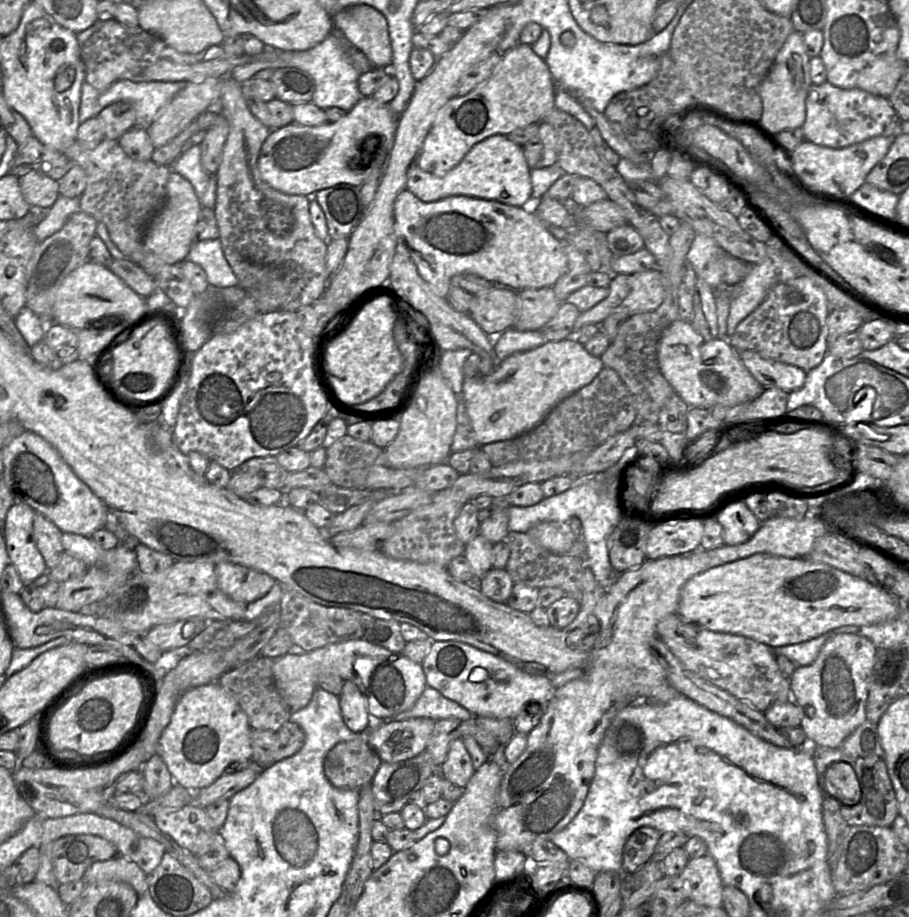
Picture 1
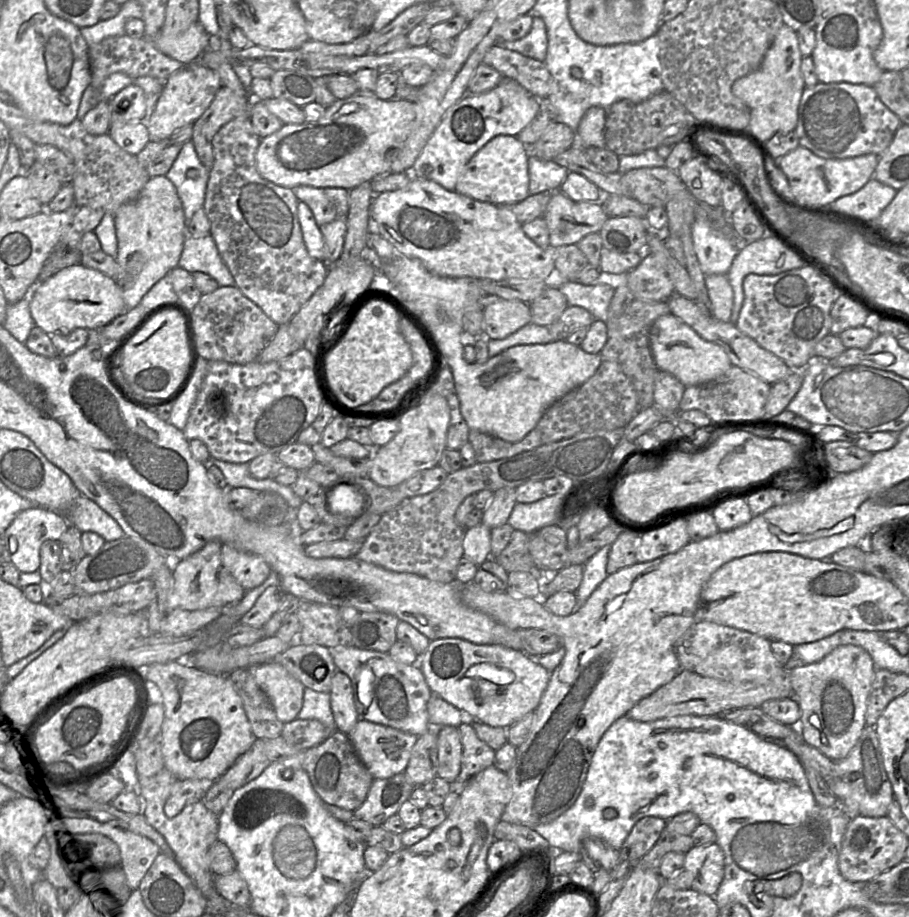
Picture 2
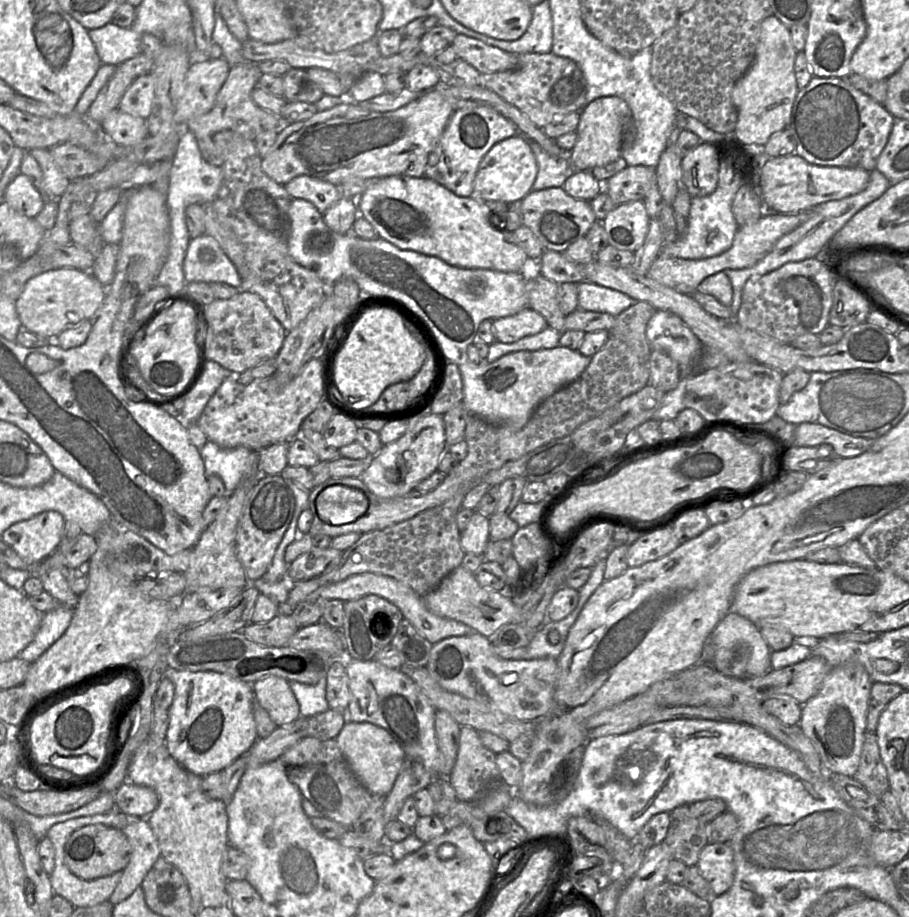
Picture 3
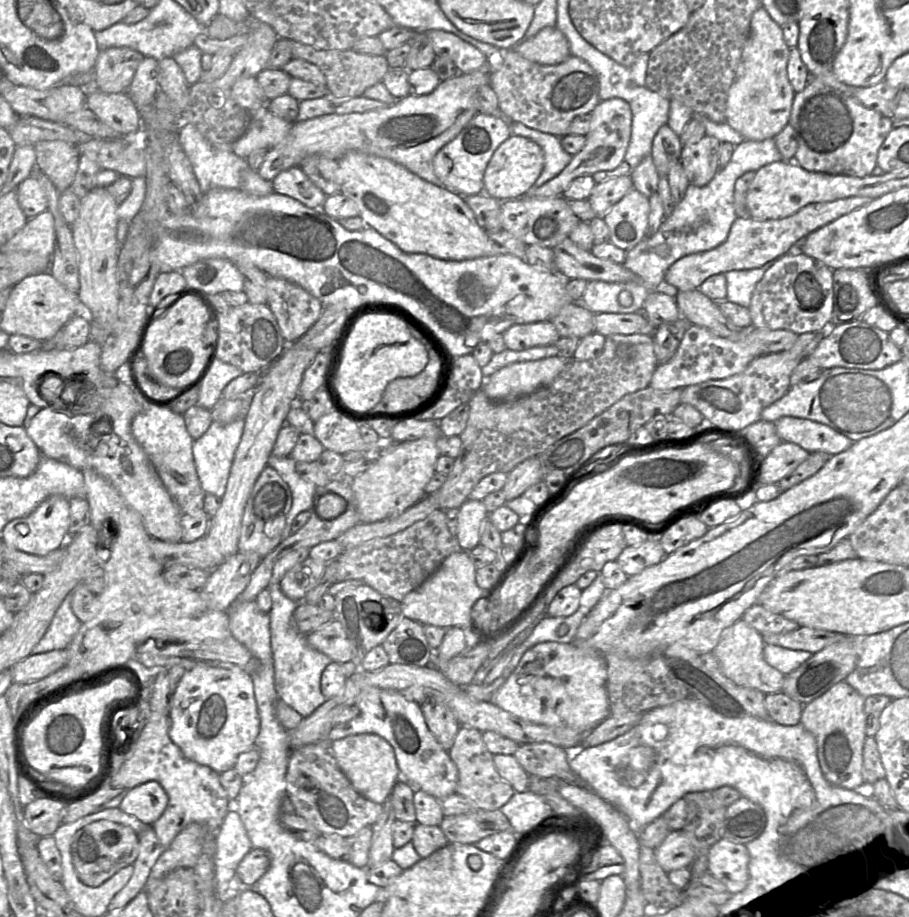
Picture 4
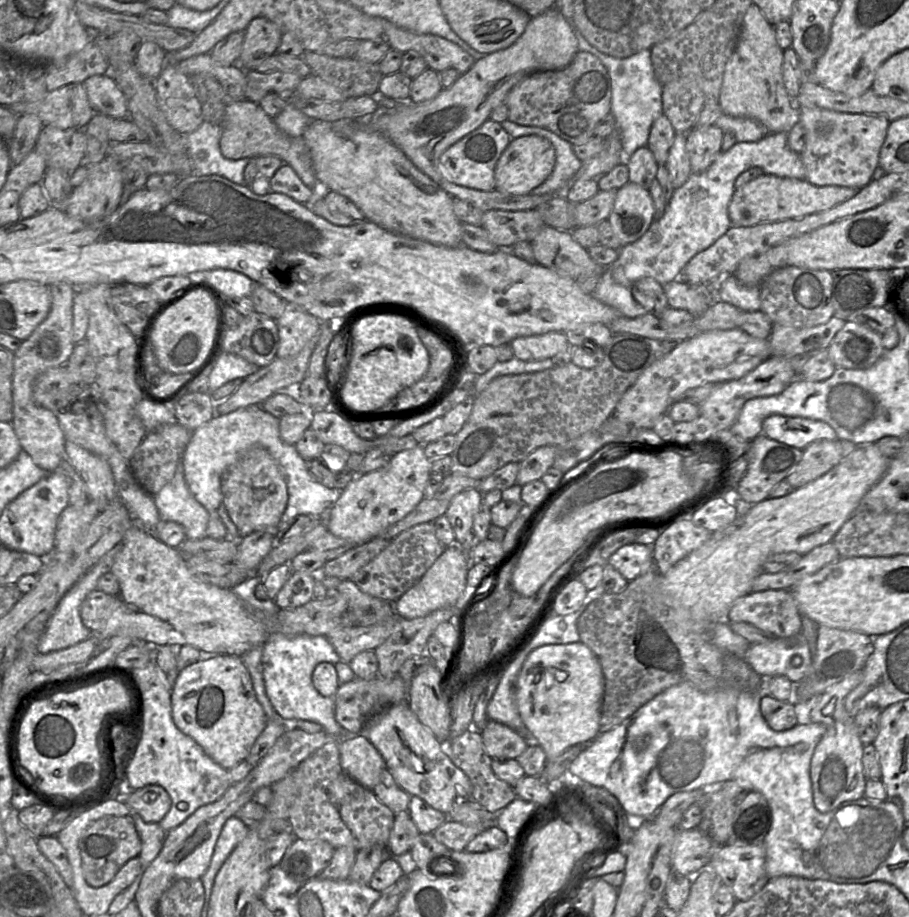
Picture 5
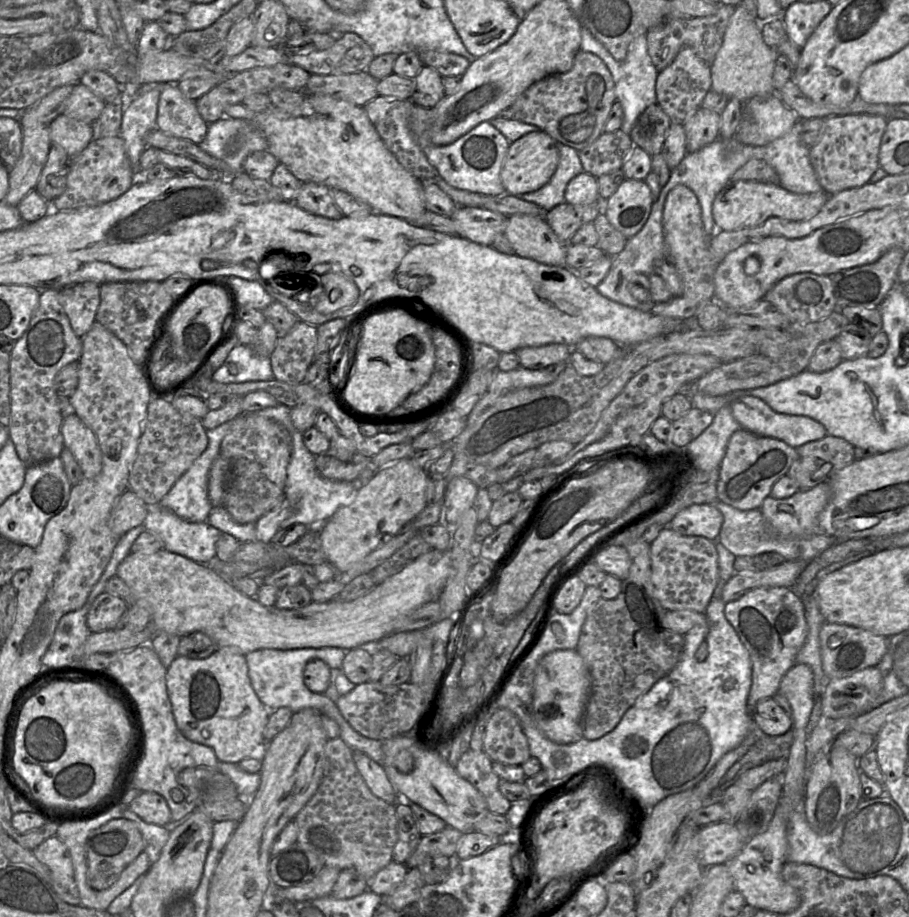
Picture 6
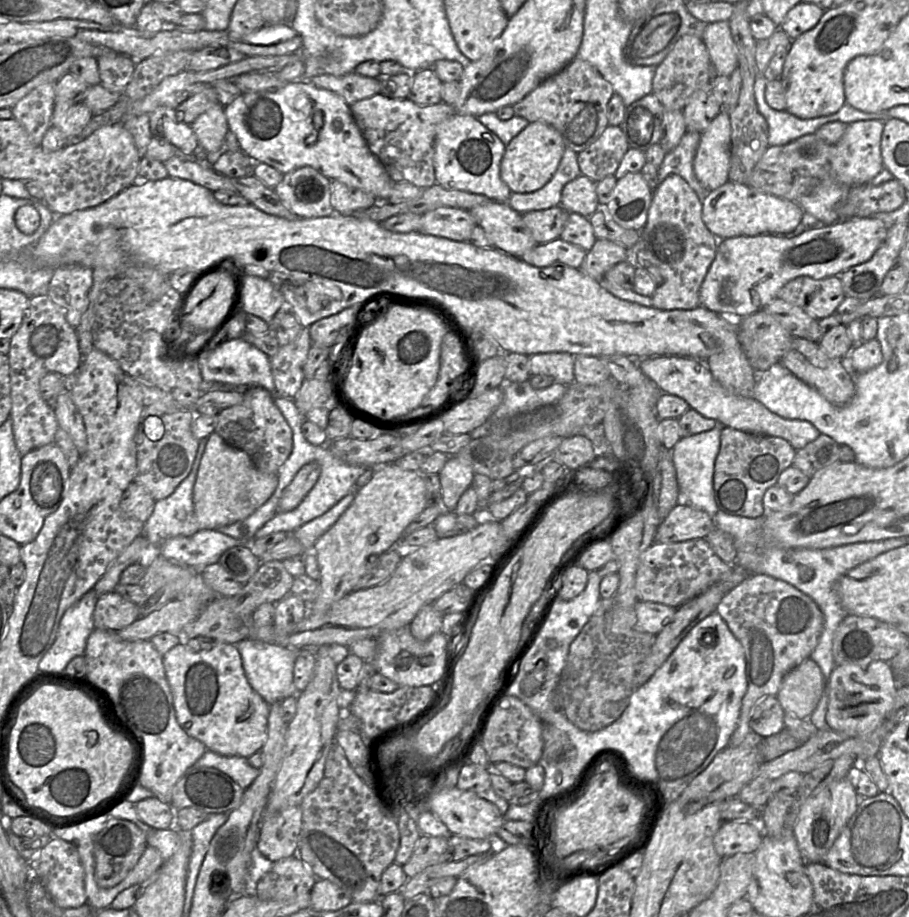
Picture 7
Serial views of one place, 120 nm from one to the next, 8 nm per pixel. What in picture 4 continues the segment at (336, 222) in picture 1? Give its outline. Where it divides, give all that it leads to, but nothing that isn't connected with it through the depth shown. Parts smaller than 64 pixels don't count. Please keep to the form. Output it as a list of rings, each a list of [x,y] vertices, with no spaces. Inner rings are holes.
[[[299,166],[282,171],[271,183],[274,192],[292,197],[309,208],[322,209],[327,197]]]

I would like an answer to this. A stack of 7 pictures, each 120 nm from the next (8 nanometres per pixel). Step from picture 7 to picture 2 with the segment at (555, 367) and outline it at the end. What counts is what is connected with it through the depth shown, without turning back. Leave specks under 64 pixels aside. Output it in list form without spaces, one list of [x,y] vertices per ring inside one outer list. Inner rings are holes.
[[[496,296],[484,299],[483,334],[486,339],[504,339],[531,323],[531,309],[520,300],[506,300]]]

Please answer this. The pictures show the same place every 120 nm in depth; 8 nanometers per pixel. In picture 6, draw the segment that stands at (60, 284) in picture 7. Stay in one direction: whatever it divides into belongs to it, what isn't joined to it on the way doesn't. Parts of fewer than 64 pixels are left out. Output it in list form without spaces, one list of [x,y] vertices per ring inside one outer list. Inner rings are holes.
[[[87,281],[62,289],[54,289],[59,290],[59,302],[69,319],[72,330],[79,338],[83,338],[96,321],[95,316],[100,303],[99,287],[99,284]]]

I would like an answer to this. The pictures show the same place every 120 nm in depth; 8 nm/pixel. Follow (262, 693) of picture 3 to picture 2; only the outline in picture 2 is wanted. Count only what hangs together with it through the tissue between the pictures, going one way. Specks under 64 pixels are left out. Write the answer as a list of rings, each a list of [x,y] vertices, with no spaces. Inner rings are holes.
[[[275,661],[246,668],[253,668],[255,681],[269,698],[277,718],[284,724],[297,719],[303,706],[305,686]]]

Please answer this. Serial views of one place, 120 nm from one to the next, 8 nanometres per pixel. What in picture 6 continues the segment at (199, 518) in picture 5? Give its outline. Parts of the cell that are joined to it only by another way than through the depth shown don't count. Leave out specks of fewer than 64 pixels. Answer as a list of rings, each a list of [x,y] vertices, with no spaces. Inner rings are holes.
[[[157,503],[148,506],[144,526],[160,537],[167,551],[205,565],[216,559],[216,542],[222,531],[207,521],[189,522]]]

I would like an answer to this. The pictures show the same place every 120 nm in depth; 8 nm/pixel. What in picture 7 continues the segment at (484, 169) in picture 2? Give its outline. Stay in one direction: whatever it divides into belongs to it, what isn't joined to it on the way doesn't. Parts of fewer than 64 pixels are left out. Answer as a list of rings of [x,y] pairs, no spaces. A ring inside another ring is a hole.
[[[531,122],[506,146],[500,165],[501,179],[512,193],[531,193],[541,189],[554,176],[565,144],[560,133],[545,122]]]

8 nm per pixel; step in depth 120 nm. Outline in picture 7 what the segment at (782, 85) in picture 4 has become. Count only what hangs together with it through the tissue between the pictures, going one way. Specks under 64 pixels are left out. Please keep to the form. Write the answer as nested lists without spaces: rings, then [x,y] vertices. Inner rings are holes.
[[[729,21],[708,24],[702,39],[710,54],[713,73],[730,77],[738,68],[738,58]]]

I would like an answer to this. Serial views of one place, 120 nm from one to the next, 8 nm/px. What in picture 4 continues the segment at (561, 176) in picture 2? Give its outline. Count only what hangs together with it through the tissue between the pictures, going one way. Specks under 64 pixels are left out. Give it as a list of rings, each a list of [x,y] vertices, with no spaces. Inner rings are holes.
[[[510,122],[510,130],[513,135],[526,137],[537,143],[544,153],[544,169],[534,183],[534,188],[539,188],[557,177],[571,162],[573,156],[563,149],[560,137],[543,133],[519,122]]]

